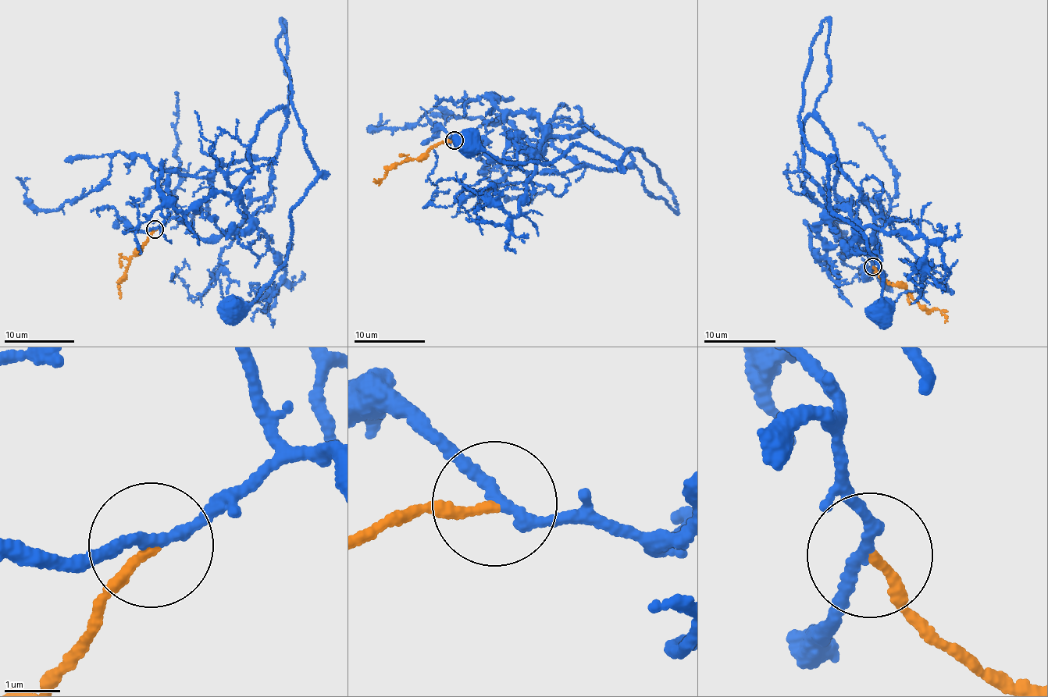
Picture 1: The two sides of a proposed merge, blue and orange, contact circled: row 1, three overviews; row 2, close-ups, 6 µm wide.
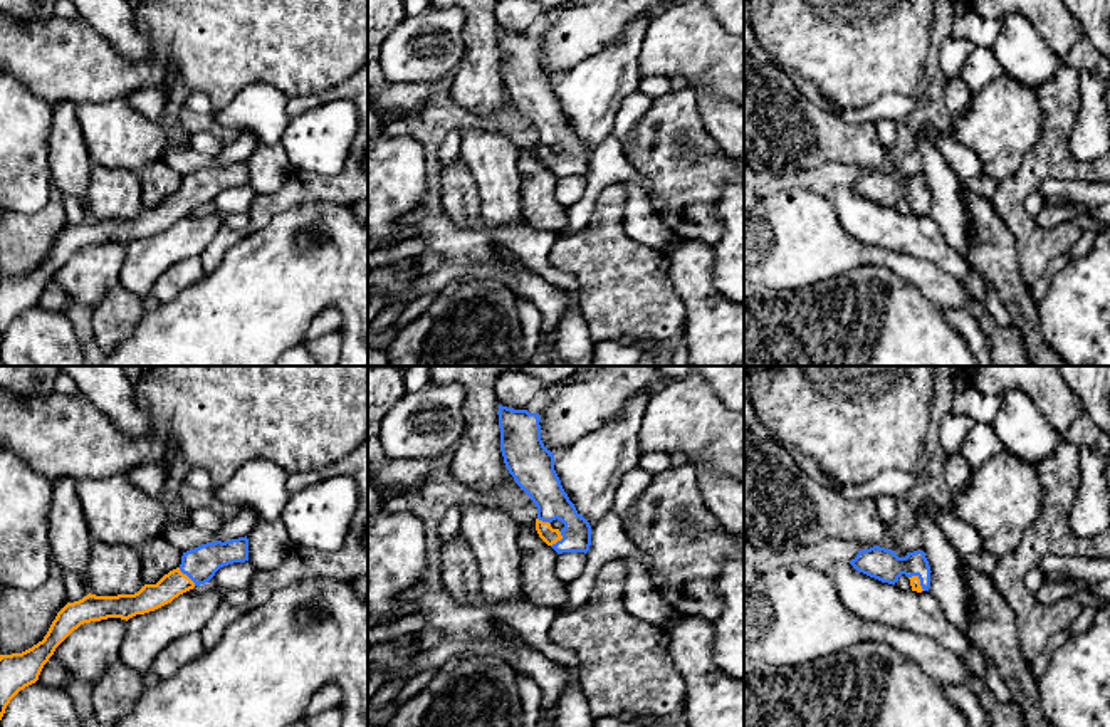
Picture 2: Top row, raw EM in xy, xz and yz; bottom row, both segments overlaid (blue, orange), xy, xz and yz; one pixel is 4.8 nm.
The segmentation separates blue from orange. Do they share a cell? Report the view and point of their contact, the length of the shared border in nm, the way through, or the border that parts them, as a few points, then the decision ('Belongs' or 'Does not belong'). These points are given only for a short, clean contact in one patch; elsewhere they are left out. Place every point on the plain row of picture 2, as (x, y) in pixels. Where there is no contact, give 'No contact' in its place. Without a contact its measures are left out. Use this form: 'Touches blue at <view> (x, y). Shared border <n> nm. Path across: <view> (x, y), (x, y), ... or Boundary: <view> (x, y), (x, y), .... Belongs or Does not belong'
Touches blue at xy (187, 198). Shared border 120 nm. Path across: xy (200, 188), (187, 198), (151, 220). Belongs

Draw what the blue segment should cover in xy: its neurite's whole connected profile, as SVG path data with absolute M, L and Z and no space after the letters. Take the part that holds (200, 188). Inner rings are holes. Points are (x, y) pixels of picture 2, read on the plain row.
M249 163L215 165L183 176L181 188L156 208L144 208L134 218L87 218L67 227L52 245L42 265L22 277L0 279L0 344L10 324L35 307L55 272L81 248L107 242L129 243L171 227L195 210L208 207L215 196L233 186L249 185Z

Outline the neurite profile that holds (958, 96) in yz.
M959 76L952 79L945 79L944 102L954 118L961 116L971 106L972 97L974 92Z

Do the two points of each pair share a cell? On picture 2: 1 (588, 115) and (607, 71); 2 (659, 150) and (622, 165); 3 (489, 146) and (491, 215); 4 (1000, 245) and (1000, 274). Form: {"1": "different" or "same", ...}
{"1": "same", "2": "different", "3": "same", "4": "same"}

